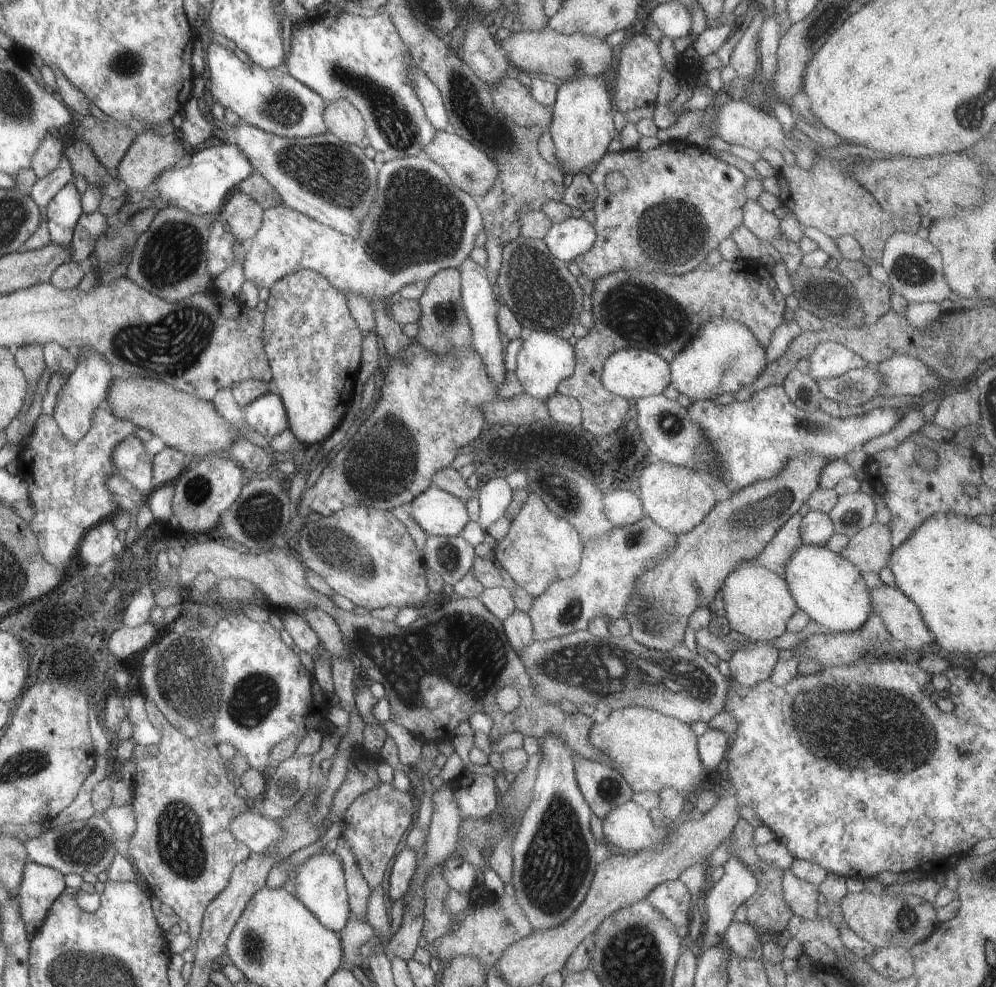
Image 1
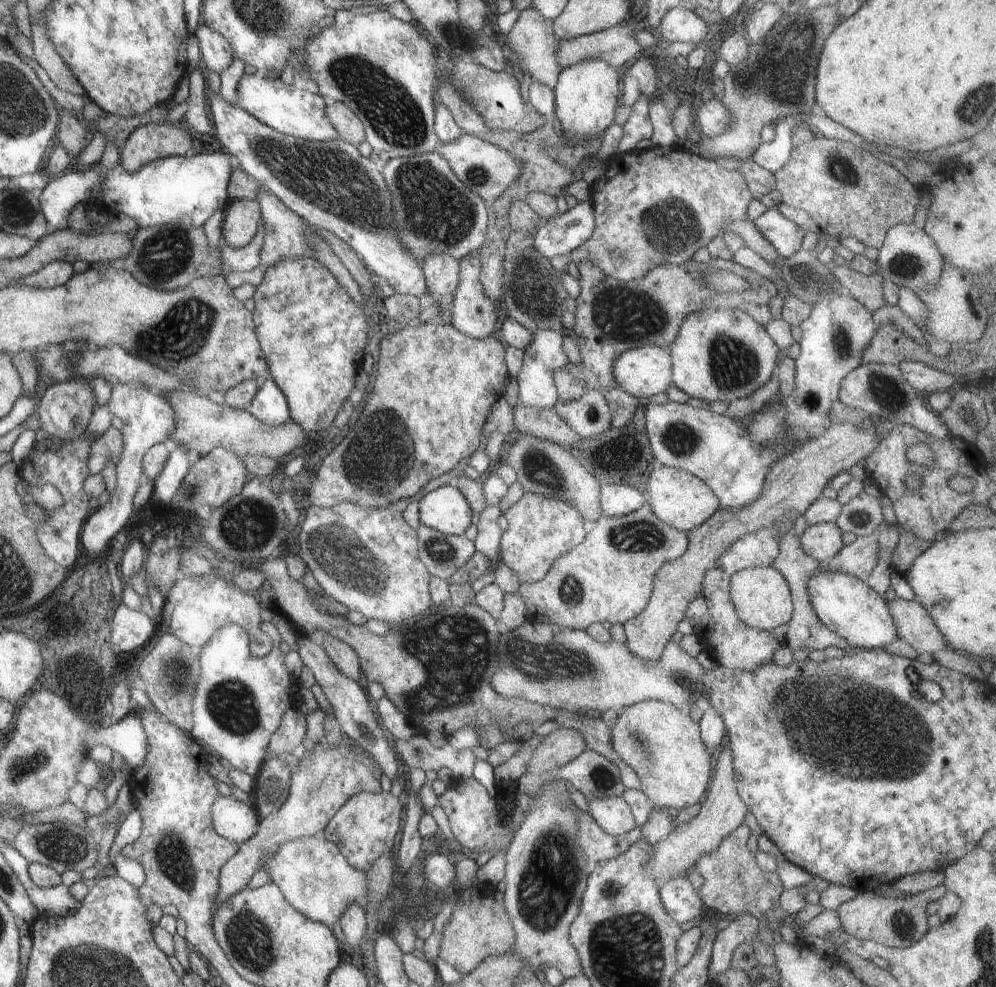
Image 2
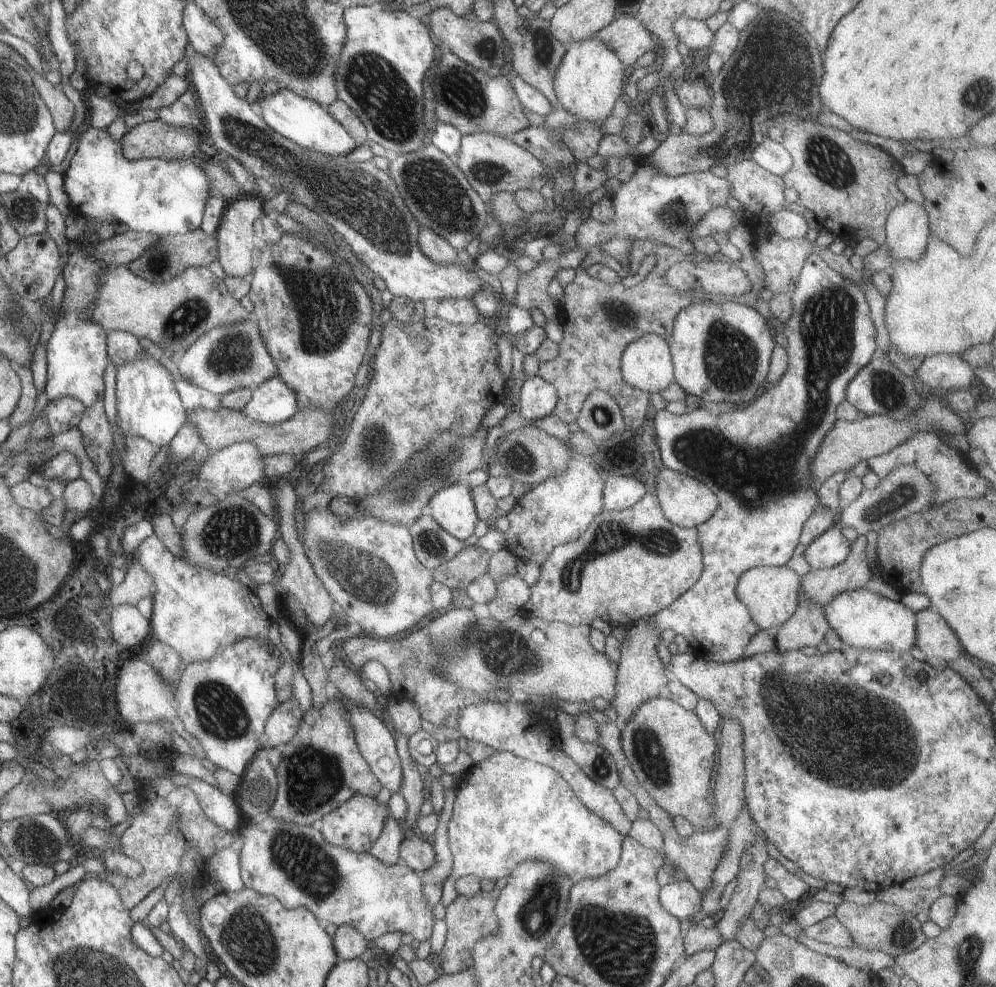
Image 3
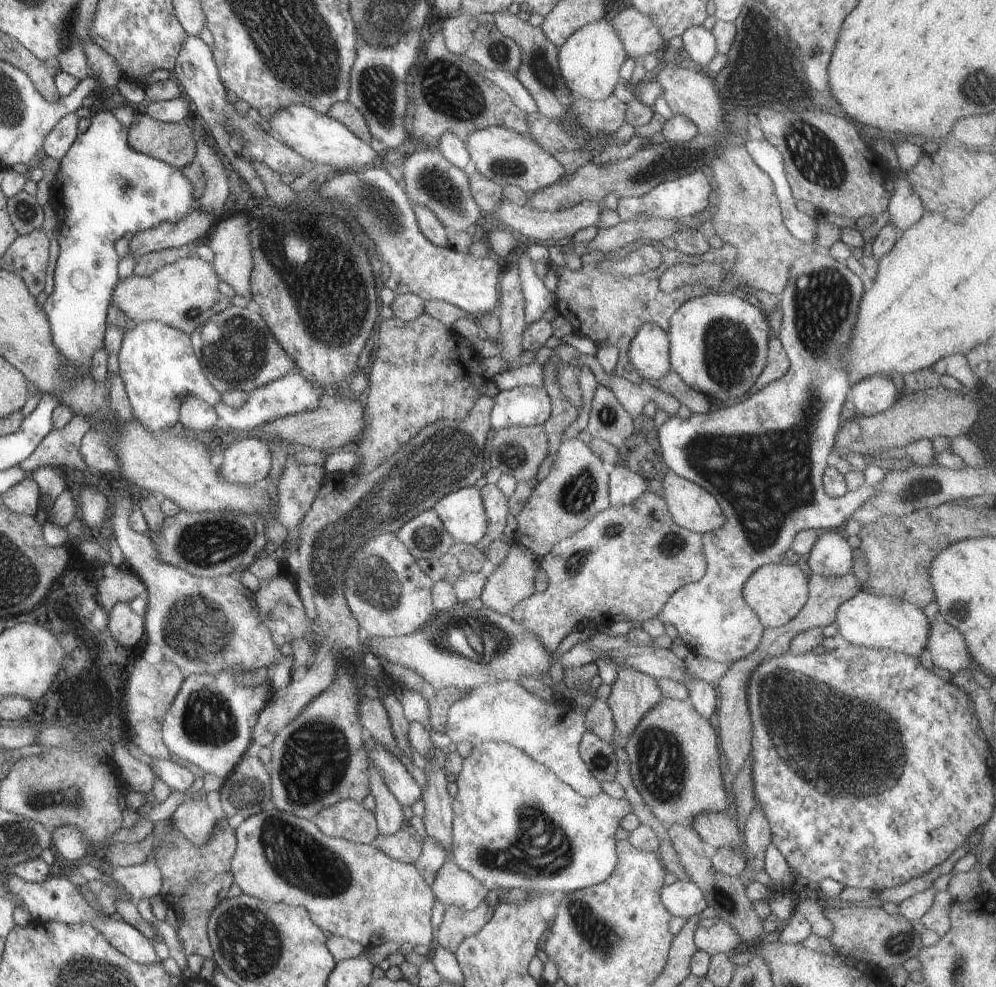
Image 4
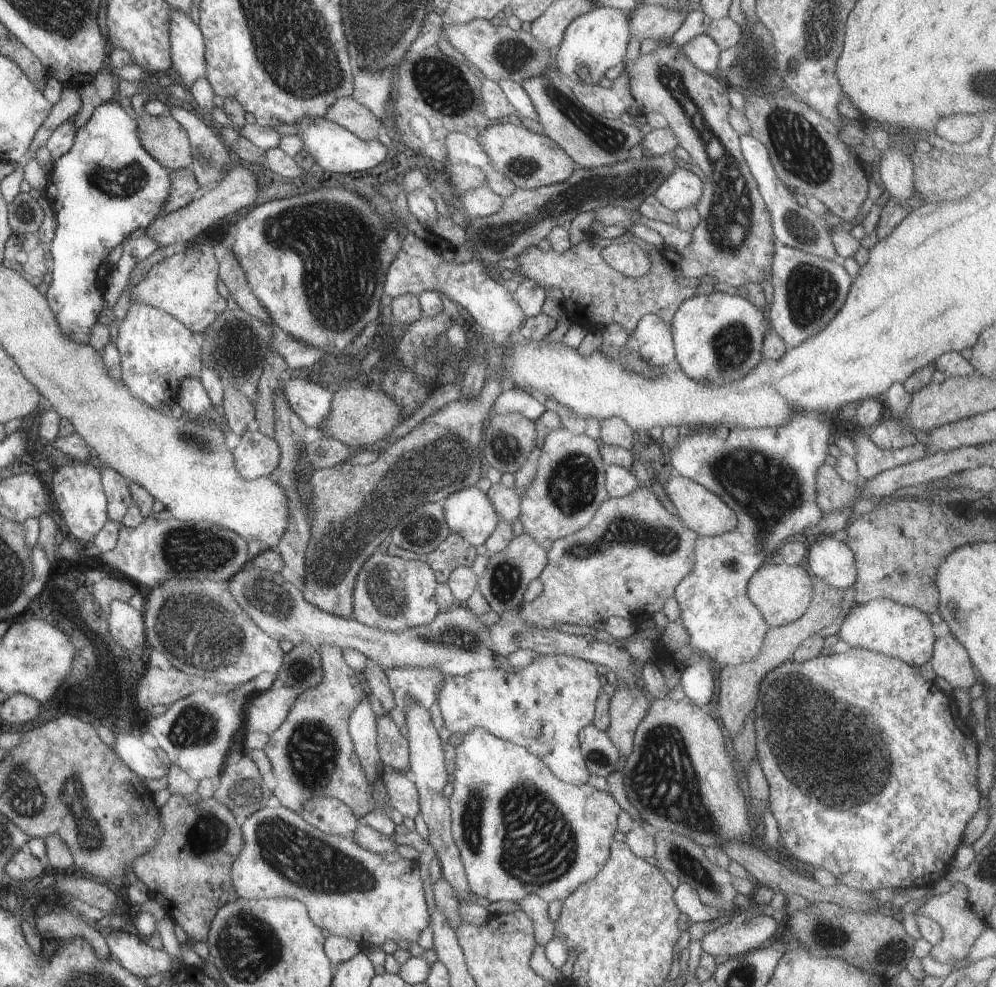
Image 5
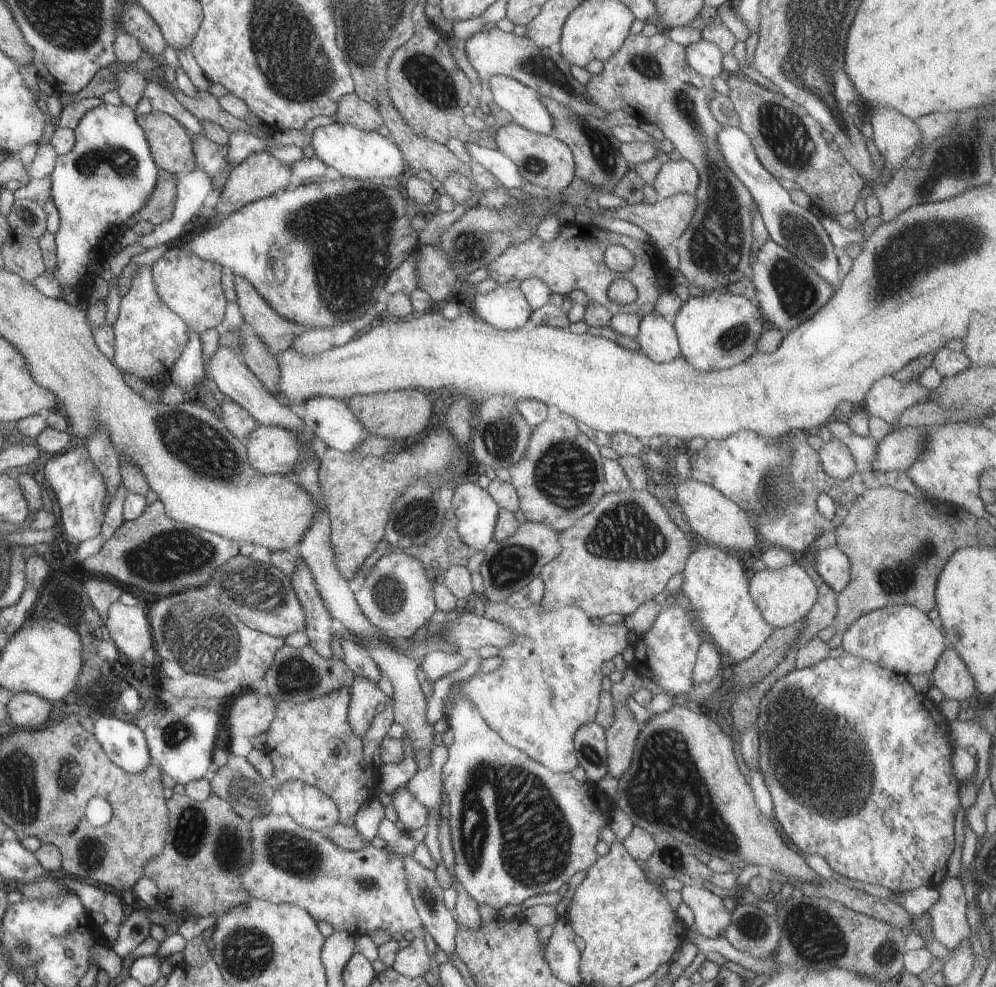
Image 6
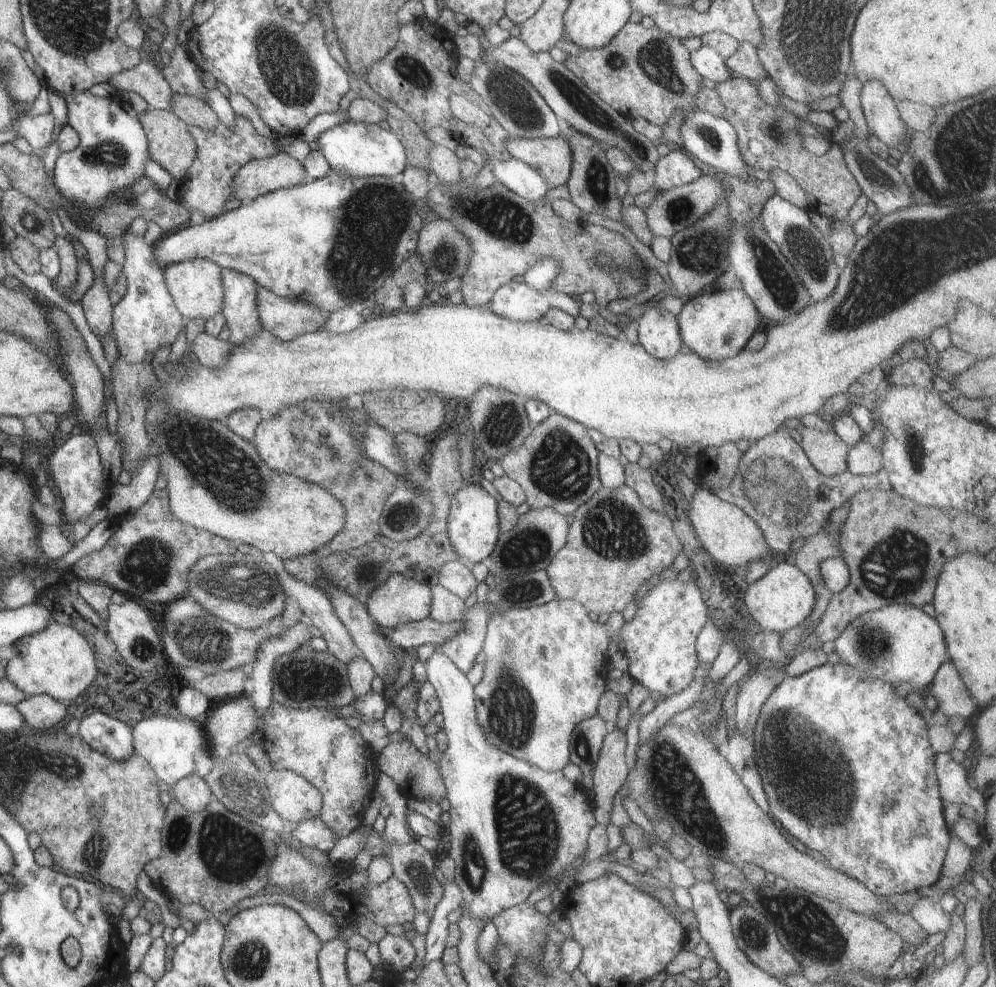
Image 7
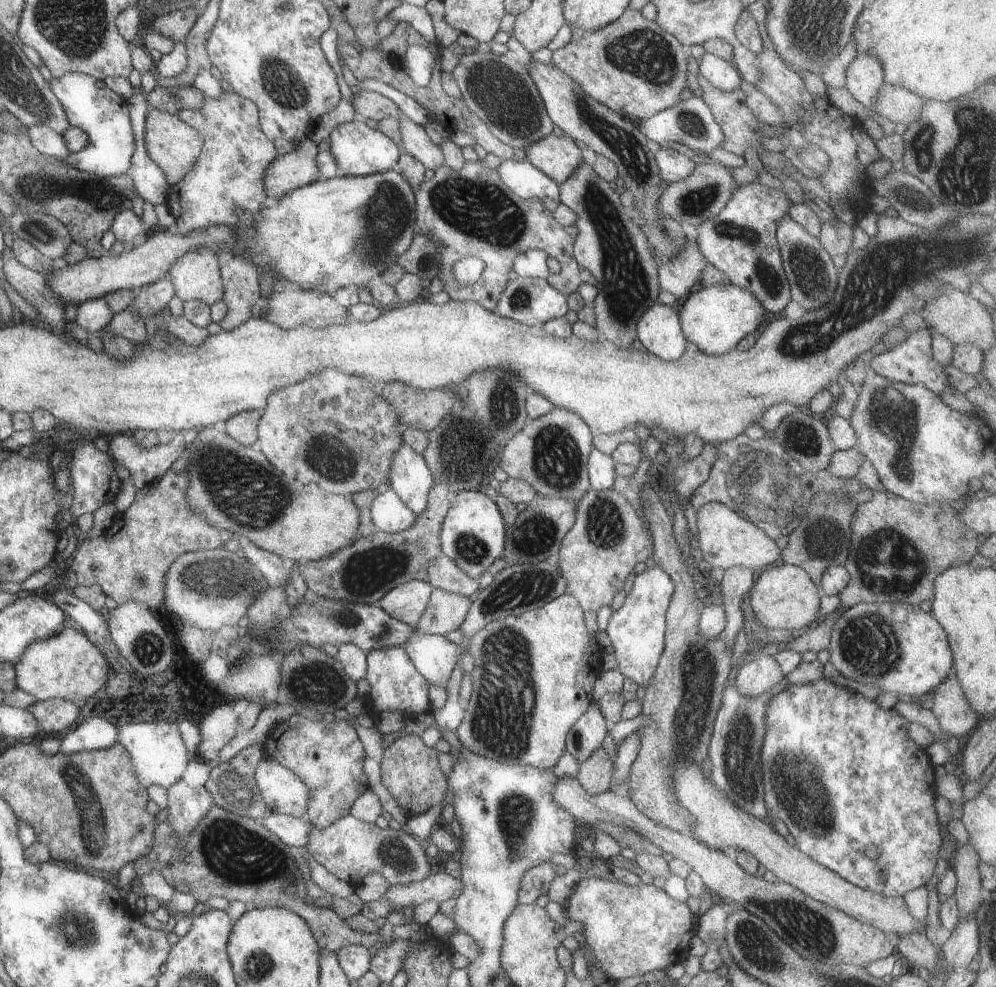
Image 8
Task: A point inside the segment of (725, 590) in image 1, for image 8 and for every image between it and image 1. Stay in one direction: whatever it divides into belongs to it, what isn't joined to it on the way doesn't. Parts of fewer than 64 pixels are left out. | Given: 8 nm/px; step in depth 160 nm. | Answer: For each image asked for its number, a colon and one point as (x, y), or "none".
2: (761, 595)
3: (771, 594)
4: (776, 592)
5: (781, 593)
6: (784, 596)
7: (784, 597)
8: (783, 597)

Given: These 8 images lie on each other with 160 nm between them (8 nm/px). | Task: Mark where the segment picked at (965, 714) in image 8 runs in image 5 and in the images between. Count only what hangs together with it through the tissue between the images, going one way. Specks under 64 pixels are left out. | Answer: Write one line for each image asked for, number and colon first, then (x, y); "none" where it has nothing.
5: (950, 660)
6: (951, 675)
7: (953, 697)

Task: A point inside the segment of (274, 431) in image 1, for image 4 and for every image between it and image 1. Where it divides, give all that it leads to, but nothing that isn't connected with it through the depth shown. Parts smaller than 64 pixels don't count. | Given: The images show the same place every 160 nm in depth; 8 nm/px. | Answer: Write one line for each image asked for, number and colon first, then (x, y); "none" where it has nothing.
2: (269, 405)
3: (273, 401)
4: (292, 393)

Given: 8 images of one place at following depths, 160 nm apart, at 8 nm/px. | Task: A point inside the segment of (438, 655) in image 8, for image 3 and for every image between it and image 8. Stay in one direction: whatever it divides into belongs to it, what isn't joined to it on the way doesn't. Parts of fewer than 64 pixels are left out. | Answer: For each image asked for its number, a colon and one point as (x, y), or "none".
3: (508, 810)
4: (501, 791)
5: (520, 831)
6: (518, 830)
7: (513, 826)

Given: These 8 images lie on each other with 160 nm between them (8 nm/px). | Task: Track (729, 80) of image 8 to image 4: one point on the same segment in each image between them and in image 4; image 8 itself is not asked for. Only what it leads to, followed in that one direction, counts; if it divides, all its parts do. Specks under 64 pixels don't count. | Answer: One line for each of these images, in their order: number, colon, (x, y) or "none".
4: (700, 43)
5: (703, 51)
6: (706, 58)
7: (709, 63)

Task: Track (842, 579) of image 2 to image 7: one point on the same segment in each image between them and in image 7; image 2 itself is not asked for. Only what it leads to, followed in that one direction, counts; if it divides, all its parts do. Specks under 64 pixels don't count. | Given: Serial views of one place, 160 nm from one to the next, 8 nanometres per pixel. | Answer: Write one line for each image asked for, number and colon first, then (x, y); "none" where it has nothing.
3: (863, 619)
4: (867, 620)
5: (883, 626)
6: (901, 638)
7: (898, 643)

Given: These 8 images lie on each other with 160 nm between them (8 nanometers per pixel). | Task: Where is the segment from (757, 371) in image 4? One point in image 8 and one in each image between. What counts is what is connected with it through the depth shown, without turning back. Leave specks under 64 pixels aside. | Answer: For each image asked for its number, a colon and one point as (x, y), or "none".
5: (718, 336)
6: (719, 329)
7: (716, 325)
8: (716, 318)

